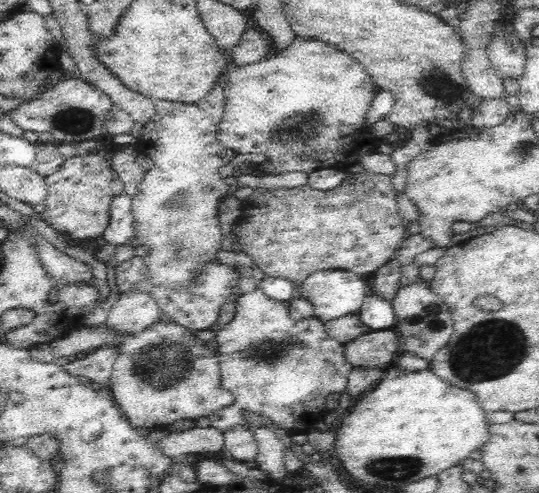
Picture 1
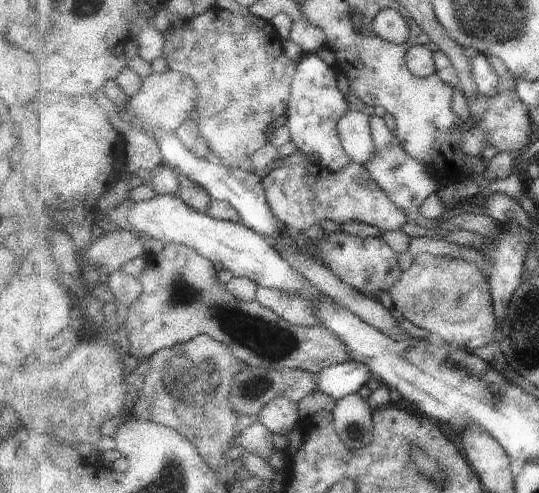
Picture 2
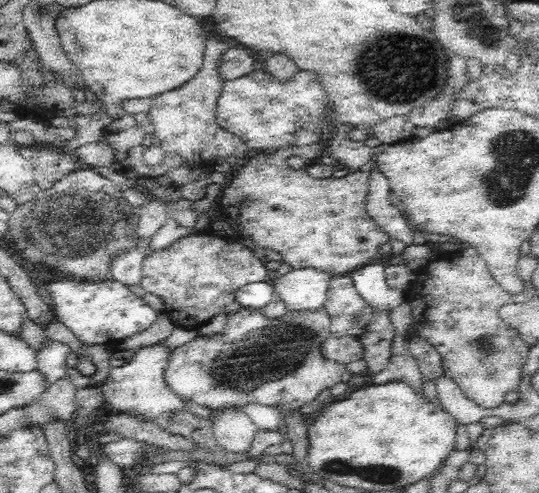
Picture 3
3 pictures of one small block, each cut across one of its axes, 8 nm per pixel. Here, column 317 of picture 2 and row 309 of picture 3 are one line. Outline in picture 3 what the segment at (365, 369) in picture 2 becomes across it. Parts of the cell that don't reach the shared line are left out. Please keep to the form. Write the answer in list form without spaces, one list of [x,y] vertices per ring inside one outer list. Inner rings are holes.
[[[372,262],[356,268],[349,275],[358,294],[371,304],[373,310],[392,310],[408,300],[407,292],[392,290],[386,283],[382,263]]]

